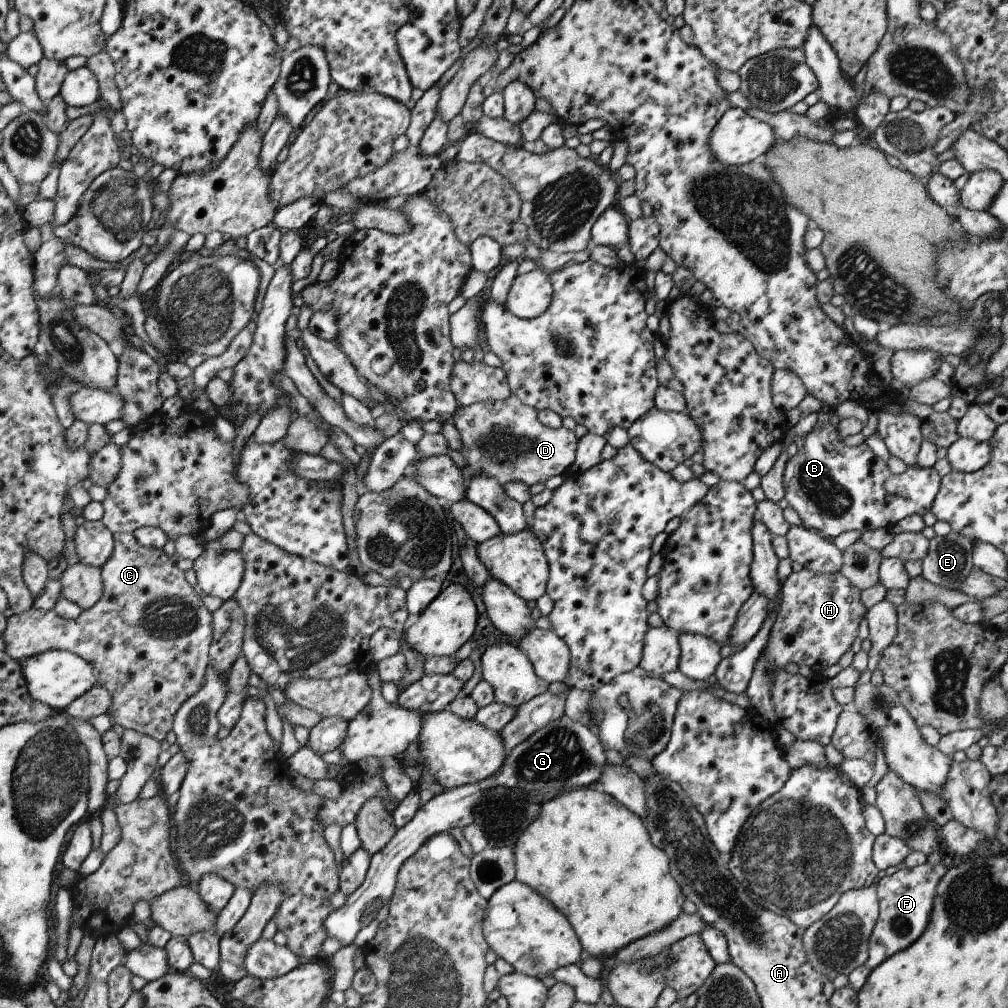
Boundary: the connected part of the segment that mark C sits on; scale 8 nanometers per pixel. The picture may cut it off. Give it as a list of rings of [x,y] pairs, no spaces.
[[[116,533],[114,534],[114,539],[114,552],[111,554],[110,560],[101,566],[103,593],[100,600],[91,609],[83,611],[77,620],[64,619],[58,616],[54,610],[44,613],[34,607],[26,612],[14,614],[7,618],[7,627],[2,634],[6,643],[5,652],[11,655],[13,659],[21,661],[28,657],[34,657],[36,653],[43,653],[47,650],[66,649],[80,655],[80,658],[87,659],[94,666],[98,684],[102,685],[111,694],[112,702],[107,708],[106,713],[110,716],[112,724],[118,724],[118,726],[122,726],[125,730],[130,729],[162,742],[166,738],[166,734],[174,729],[175,714],[179,712],[179,708],[204,686],[204,672],[206,672],[206,668],[209,668],[208,662],[211,662],[211,660],[208,660],[208,646],[211,646],[213,639],[213,614],[208,612],[208,608],[200,600],[196,588],[186,581],[184,577],[185,572],[176,566],[175,560],[170,558],[163,549],[143,547],[133,533]]]

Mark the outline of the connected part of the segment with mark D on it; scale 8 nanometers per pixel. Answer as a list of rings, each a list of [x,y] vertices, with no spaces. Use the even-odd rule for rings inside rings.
[[[510,395],[504,400],[477,402],[465,407],[458,406],[453,418],[453,425],[460,433],[463,445],[459,452],[464,457],[465,465],[459,469],[466,484],[466,490],[475,475],[495,478],[500,486],[511,482],[523,482],[529,487],[539,482],[544,484],[552,476],[563,475],[566,468],[570,468],[574,462],[578,442],[574,431],[563,426],[557,429],[544,426],[540,422],[539,411],[530,405],[525,405],[516,395]]]

